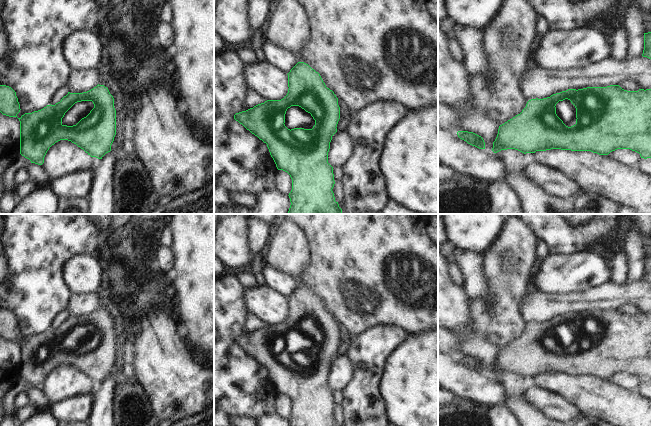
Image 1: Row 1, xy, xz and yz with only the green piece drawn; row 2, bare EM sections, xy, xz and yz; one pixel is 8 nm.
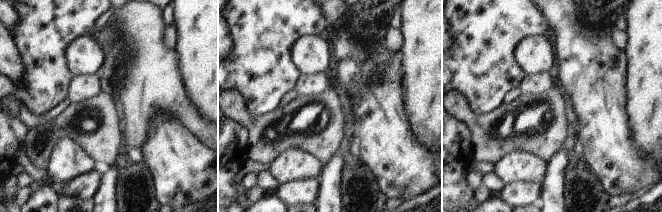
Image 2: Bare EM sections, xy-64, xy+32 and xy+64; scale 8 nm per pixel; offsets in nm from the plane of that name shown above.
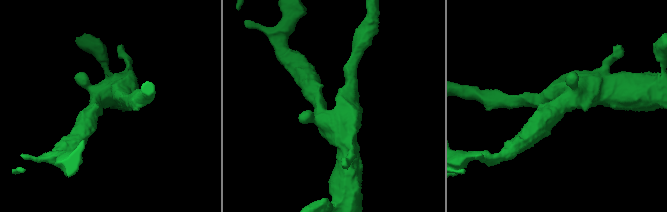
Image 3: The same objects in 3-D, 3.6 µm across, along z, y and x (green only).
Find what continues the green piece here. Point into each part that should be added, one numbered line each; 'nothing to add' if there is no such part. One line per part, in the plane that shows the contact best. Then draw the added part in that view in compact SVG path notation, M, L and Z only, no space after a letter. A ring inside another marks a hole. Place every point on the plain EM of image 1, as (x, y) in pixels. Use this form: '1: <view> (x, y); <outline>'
1: xz (296, 341); M291 330L286 335L284 348L290 354L294 352L312 353L315 349L315 344L310 337L301 331Z

